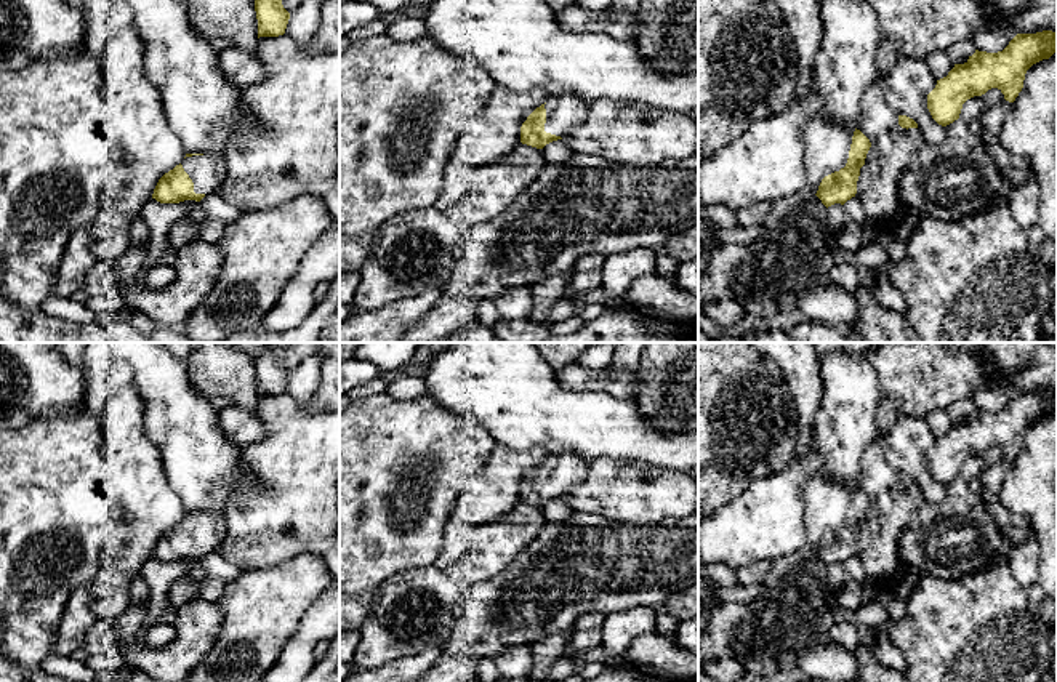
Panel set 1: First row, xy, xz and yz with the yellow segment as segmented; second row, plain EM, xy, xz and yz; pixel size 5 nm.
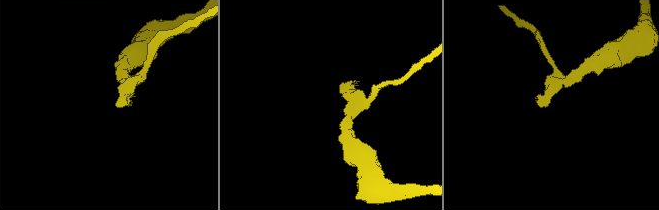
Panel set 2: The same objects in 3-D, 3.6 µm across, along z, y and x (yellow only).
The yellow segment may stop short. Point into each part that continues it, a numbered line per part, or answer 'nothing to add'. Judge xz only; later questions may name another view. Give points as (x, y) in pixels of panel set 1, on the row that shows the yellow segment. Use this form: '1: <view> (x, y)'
1: xz (566, 112)

